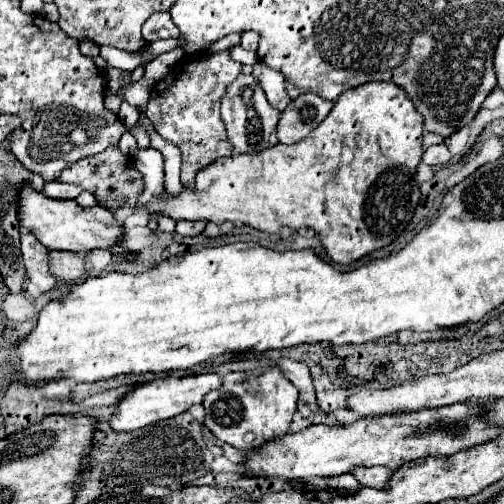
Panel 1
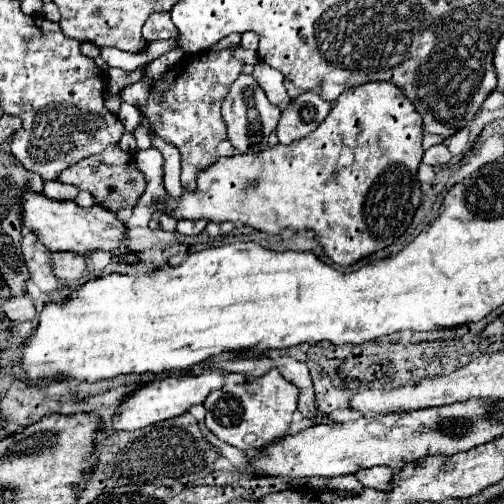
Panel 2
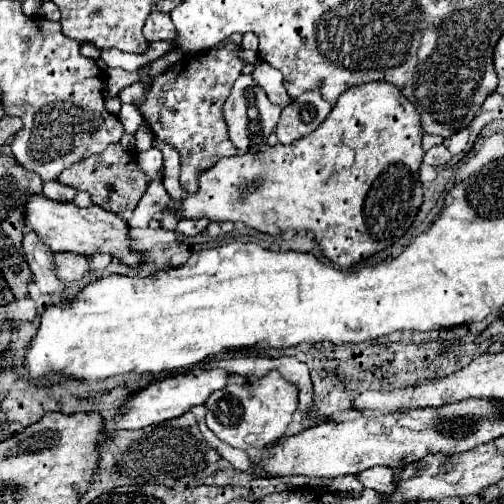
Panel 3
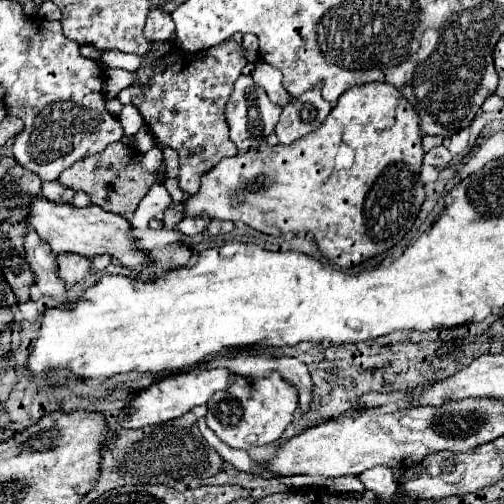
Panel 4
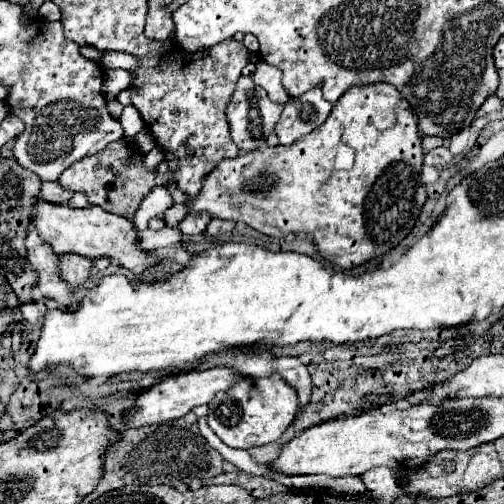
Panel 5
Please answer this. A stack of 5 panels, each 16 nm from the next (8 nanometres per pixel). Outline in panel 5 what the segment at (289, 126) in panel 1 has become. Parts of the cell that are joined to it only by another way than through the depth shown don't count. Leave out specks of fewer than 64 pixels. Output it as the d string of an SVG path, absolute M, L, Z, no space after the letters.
M320 88L304 92L300 98L292 98L276 124L276 134L280 144L292 144L300 136L310 134L316 130L330 114L332 104L322 98Z

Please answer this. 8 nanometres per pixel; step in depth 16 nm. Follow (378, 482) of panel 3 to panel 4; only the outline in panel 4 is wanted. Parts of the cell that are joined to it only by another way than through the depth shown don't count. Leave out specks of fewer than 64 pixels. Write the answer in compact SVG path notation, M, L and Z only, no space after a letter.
M376 466L372 470L364 470L362 474L358 474L358 478L368 490L374 490L378 496L392 496L392 492L396 492L394 472L386 466Z

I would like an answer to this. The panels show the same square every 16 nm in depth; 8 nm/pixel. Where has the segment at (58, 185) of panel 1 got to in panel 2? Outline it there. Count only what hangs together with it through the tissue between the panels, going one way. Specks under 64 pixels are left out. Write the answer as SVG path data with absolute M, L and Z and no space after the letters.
M46 182L44 184L44 196L52 198L52 200L74 200L78 196L80 188L72 186L72 184L62 184L62 182Z

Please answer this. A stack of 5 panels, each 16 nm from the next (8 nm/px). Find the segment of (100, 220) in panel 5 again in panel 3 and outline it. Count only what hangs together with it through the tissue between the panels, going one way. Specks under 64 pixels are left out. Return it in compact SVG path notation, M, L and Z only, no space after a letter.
M28 194L26 208L28 208L28 214L24 216L26 228L34 230L52 252L76 252L86 256L96 252L108 252L128 266L140 264L140 252L134 252L128 246L128 226L114 212L108 212L100 206L80 208L74 202L46 200L40 194Z

